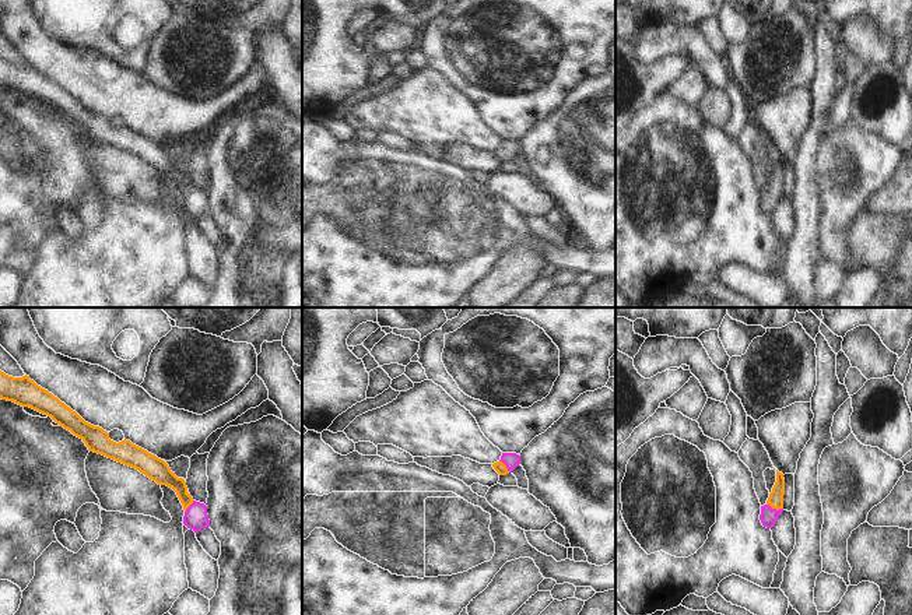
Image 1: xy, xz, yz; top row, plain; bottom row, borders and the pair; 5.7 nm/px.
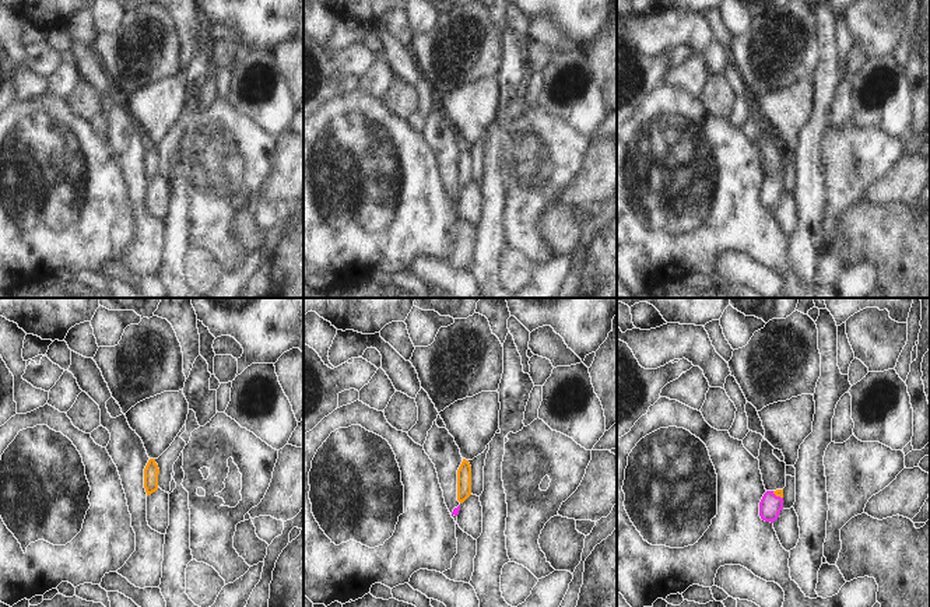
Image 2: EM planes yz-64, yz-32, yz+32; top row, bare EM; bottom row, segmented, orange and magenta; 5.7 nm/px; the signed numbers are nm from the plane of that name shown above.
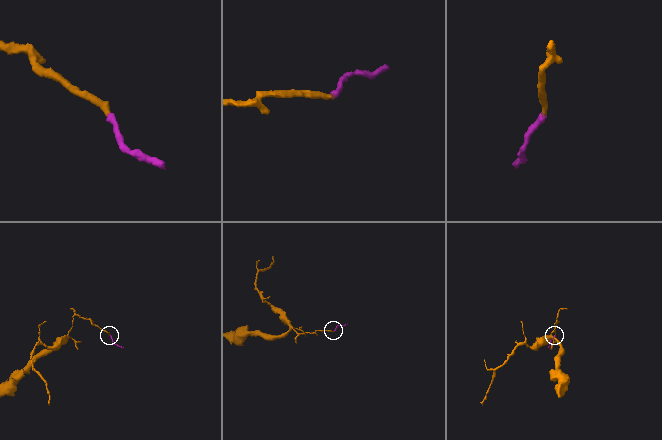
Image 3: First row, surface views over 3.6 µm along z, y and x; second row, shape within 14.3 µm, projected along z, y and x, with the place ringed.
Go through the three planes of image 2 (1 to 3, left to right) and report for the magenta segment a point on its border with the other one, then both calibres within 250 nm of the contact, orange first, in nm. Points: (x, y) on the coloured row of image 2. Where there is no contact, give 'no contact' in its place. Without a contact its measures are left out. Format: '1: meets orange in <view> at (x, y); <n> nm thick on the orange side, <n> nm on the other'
1: no contact
2: no contact
3: meets orange in yz+32 at (778, 495); 50 nm thick on the orange side, 130 nm on the other

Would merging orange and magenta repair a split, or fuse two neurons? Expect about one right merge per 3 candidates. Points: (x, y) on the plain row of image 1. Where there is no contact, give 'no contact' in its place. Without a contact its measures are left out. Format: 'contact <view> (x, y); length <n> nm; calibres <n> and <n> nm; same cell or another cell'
contact yz (775, 194); length 100 nm; calibres 90 and 100 nm; same cell

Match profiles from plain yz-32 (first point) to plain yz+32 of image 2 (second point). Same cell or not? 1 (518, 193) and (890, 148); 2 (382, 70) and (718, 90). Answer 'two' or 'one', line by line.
1: one
2: two

